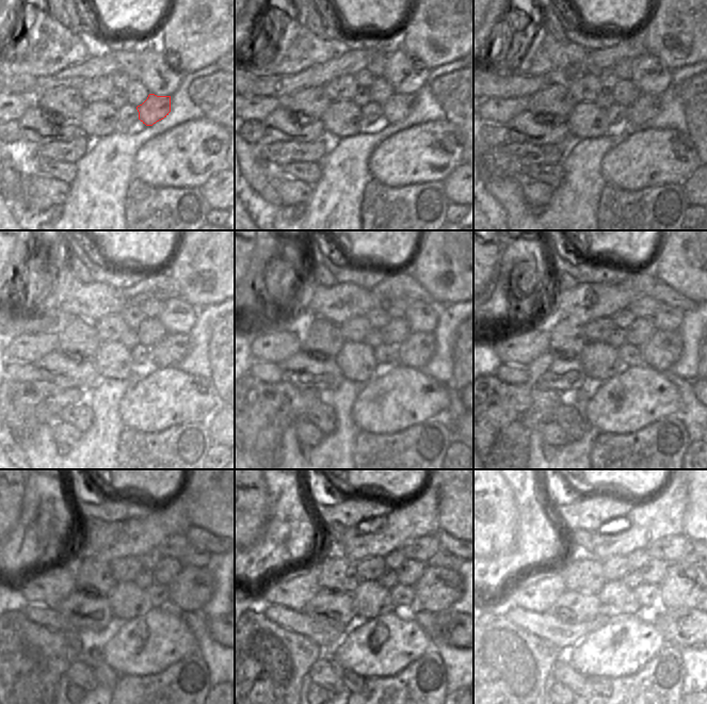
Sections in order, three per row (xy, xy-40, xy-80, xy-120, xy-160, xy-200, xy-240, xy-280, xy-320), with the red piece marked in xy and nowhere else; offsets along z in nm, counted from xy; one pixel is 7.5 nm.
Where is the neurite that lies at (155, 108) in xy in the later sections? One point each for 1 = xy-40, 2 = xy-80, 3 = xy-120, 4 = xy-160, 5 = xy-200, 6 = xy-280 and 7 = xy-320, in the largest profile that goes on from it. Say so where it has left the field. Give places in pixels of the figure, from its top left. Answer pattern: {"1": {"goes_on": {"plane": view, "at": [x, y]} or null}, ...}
{"1": {"goes_on": {"plane": "xy-40", "at": [398, 107]}}, "2": {"goes_on": {"plane": "xy-80", "at": [645, 107]}}, "3": {"goes_on": {"plane": "xy-120", "at": [174, 347]}}, "4": {"goes_on": {"plane": "xy-160", "at": [416, 351]}}, "5": {"goes_on": {"plane": "xy-200", "at": [663, 349]}}, "6": {"goes_on": {"plane": "xy-280", "at": [438, 588]}}, "7": {"goes_on": {"plane": "xy-320", "at": [684, 586]}}}

